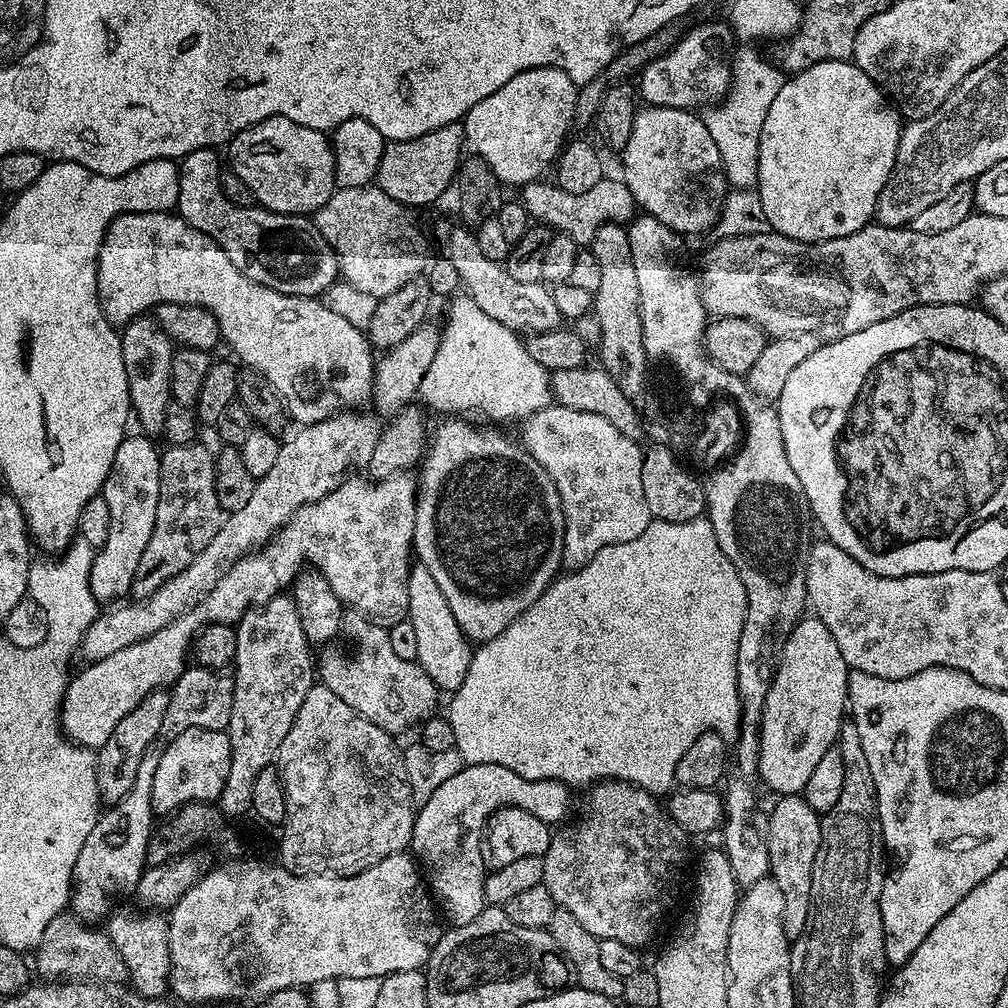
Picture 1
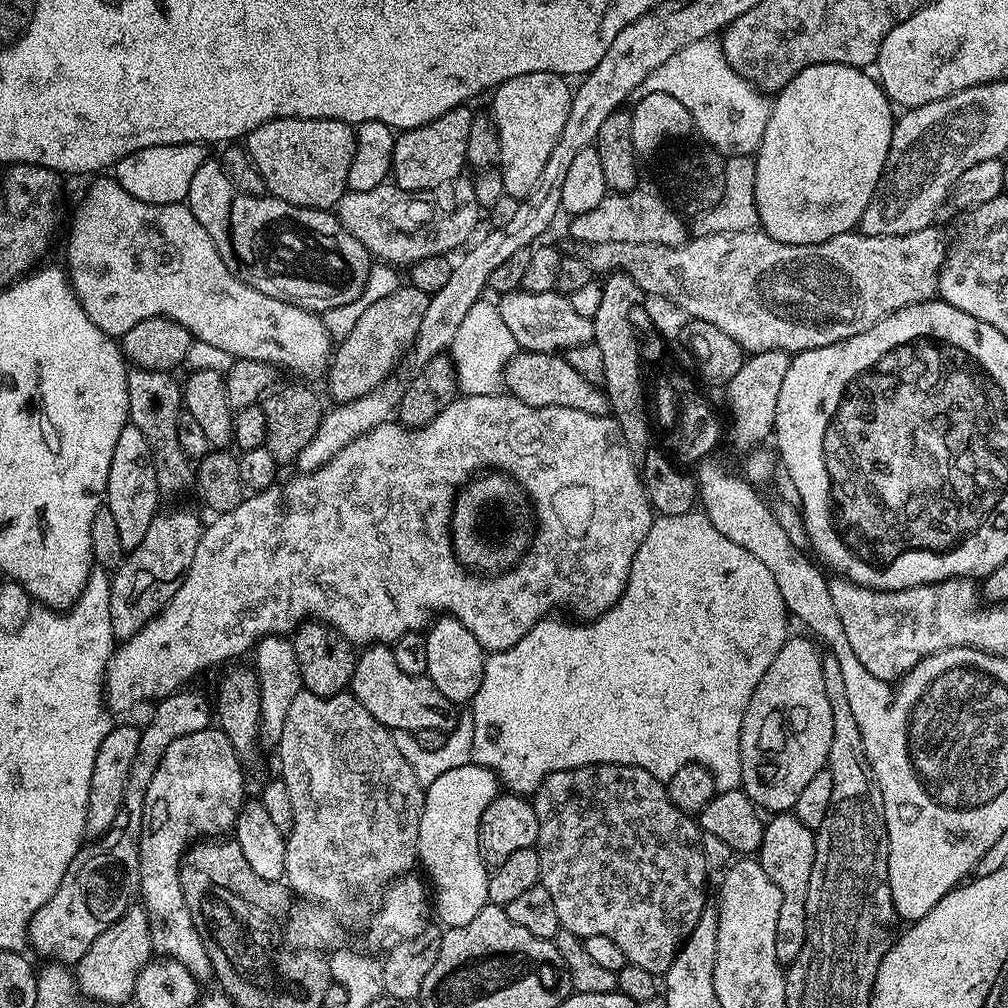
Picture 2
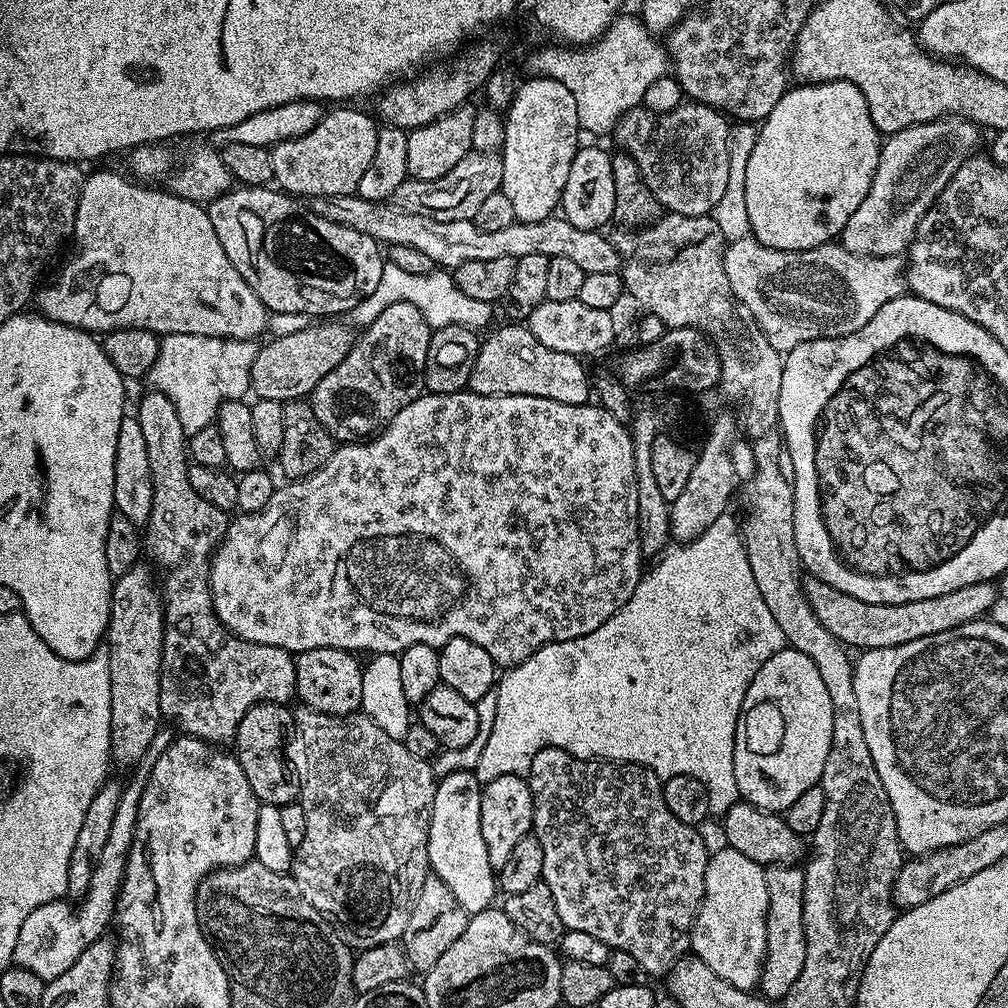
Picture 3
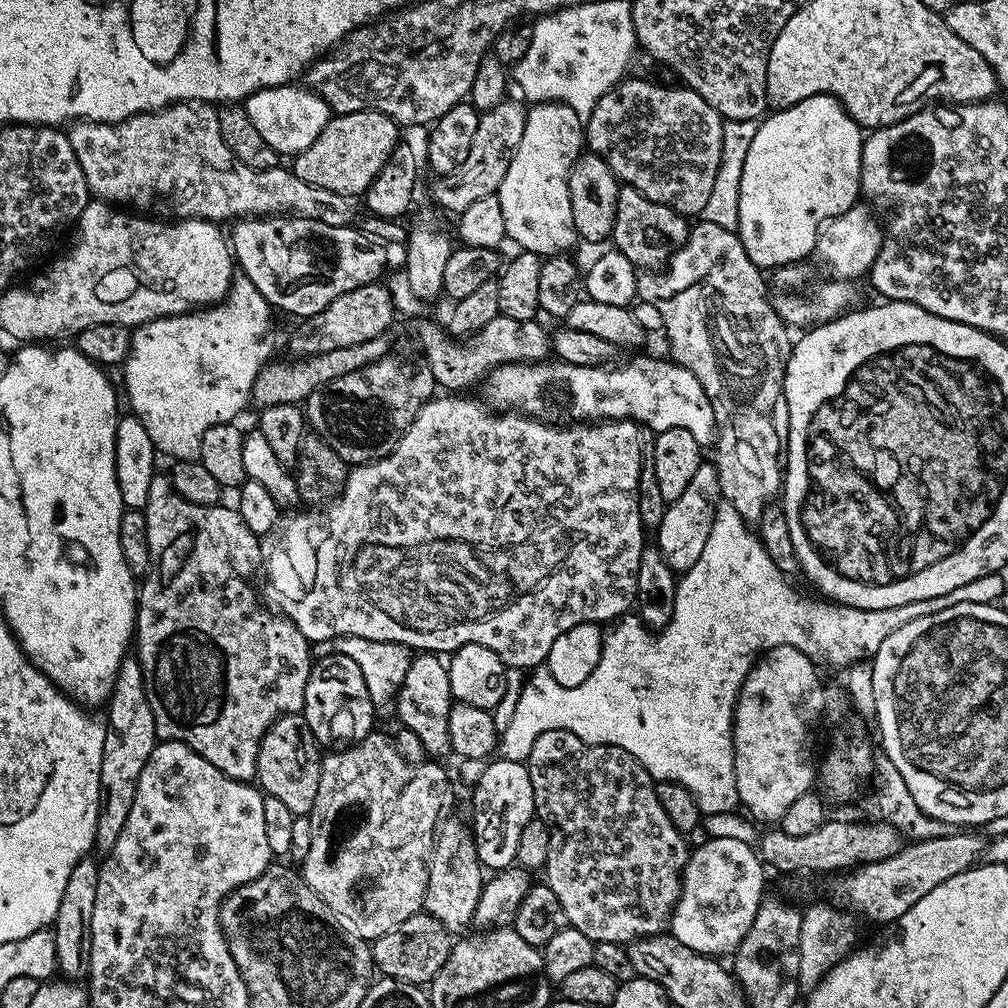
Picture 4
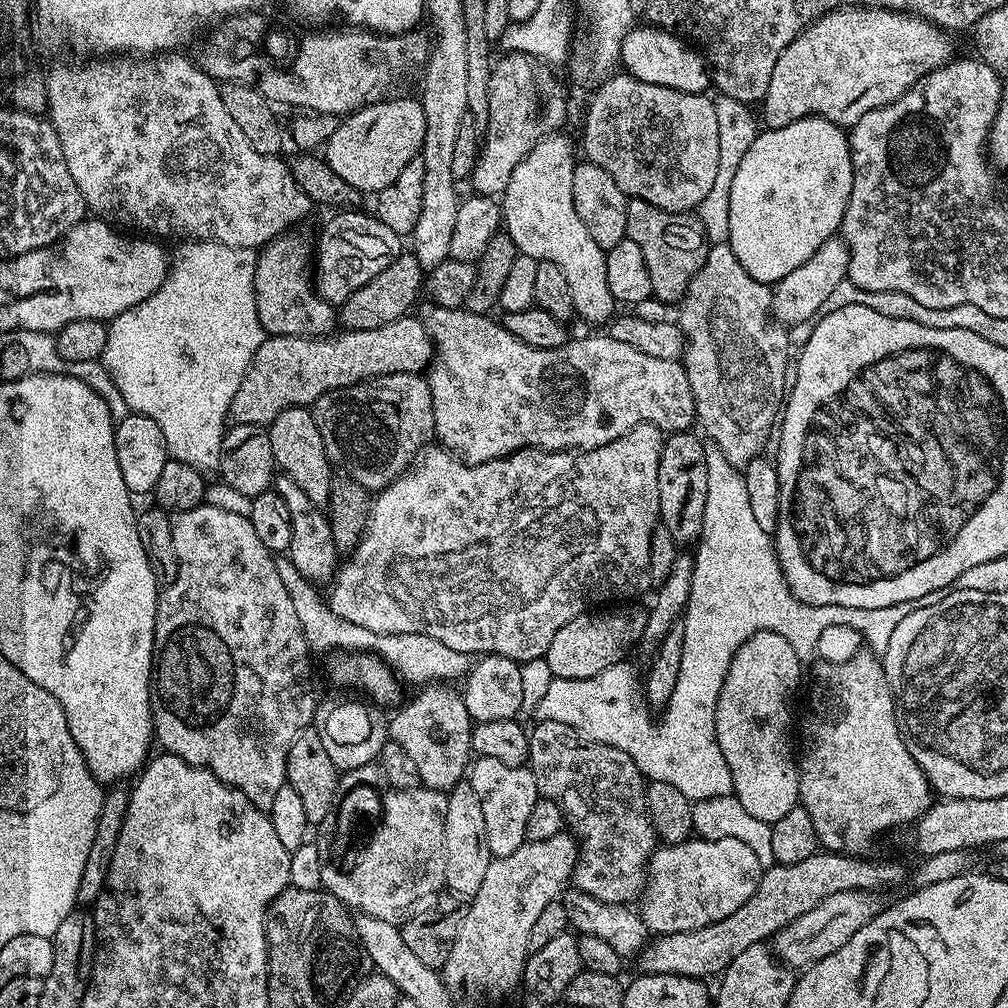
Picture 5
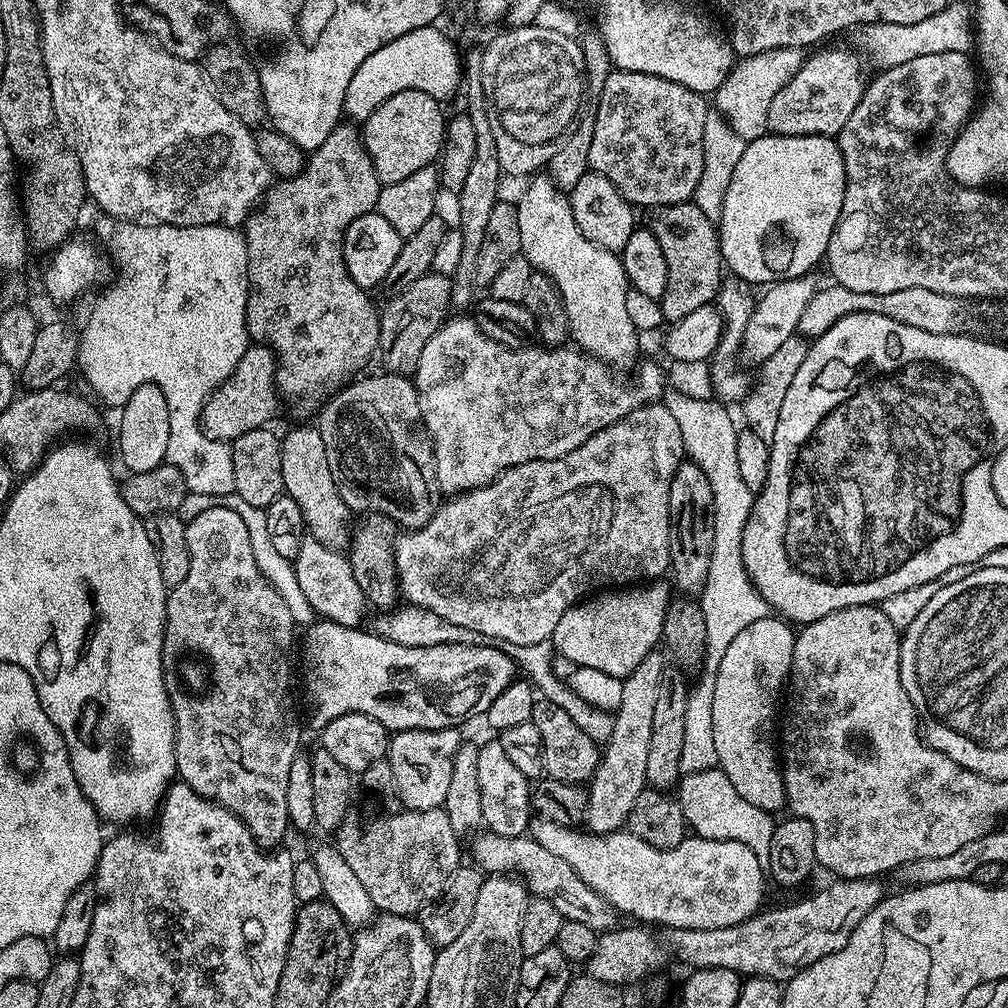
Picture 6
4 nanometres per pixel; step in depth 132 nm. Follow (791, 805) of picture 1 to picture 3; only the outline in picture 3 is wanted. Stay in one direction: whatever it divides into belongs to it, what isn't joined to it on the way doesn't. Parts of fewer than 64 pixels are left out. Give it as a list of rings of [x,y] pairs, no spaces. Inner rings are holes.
[[[770,864],[764,868],[768,913],[766,914],[766,954],[760,971],[759,991],[773,1002],[783,1001],[784,995],[798,982],[802,965],[806,963],[806,930],[804,929],[804,868],[796,864]]]

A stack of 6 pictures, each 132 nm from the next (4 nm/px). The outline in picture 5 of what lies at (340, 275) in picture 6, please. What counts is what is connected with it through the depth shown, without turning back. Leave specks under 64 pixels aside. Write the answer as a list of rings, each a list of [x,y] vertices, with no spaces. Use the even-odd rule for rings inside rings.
[[[292,235],[278,236],[259,249],[254,270],[254,302],[258,306],[258,322],[268,336],[327,336],[337,327],[337,309],[321,298],[310,283],[313,245],[311,248],[302,237]]]

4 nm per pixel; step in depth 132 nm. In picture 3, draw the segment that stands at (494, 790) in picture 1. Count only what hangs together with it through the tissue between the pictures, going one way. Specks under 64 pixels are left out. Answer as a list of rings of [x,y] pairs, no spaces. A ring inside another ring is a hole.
[[[475,771],[439,777],[428,831],[428,867],[431,875],[450,886],[450,894],[458,898],[458,906],[469,914],[493,907],[495,900],[492,899],[498,896],[497,873],[487,858],[478,855],[481,791],[482,785],[476,779]]]

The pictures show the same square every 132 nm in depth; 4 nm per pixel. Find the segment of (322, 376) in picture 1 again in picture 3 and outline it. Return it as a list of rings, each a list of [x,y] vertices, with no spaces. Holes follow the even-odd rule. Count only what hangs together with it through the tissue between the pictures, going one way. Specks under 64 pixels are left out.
[[[91,172],[84,178],[84,185],[78,198],[78,210],[76,221],[72,227],[71,239],[76,240],[76,253],[69,258],[68,264],[60,268],[53,284],[48,284],[39,289],[34,296],[34,304],[40,307],[40,312],[48,320],[60,324],[64,328],[81,328],[83,332],[103,334],[113,332],[119,328],[145,328],[159,334],[161,337],[173,336],[174,334],[194,334],[195,336],[222,336],[230,340],[255,341],[256,336],[264,332],[268,324],[270,313],[264,304],[250,290],[246,278],[234,270],[234,262],[226,258],[226,250],[222,250],[222,242],[218,242],[218,234],[214,234],[214,225],[210,223],[207,207],[194,203],[181,196],[175,196],[172,192],[160,186],[145,186],[127,175],[119,176],[116,172]]]

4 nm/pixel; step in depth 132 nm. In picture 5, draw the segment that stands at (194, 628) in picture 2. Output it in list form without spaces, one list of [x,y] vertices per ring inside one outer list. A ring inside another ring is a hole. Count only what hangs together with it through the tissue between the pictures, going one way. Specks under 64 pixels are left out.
[[[639,424],[634,426],[634,430],[622,434],[622,438],[614,438],[614,442],[606,442],[606,446],[598,446],[594,450],[547,452],[541,448],[519,448],[509,456],[499,456],[496,460],[481,464],[465,464],[459,456],[443,446],[429,447],[409,471],[403,472],[391,484],[375,493],[368,513],[368,525],[360,535],[360,541],[351,549],[349,556],[352,557],[345,564],[343,561],[331,577],[332,589],[326,597],[327,606],[338,614],[338,618],[346,618],[346,622],[354,622],[354,626],[366,626],[366,630],[382,634],[426,634],[442,642],[449,653],[476,652],[505,656],[517,662],[547,657],[554,634],[558,634],[566,622],[597,606],[631,601],[628,600],[631,596],[650,587],[650,538],[660,518],[658,462],[662,458],[665,439],[661,429],[652,424]]]

